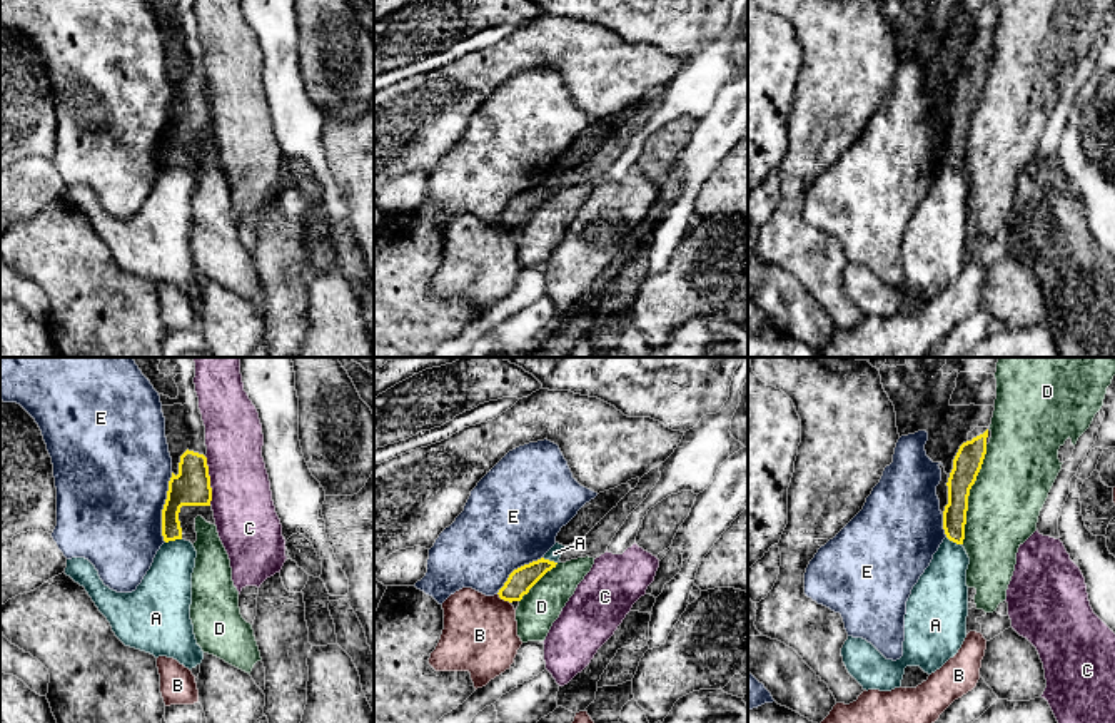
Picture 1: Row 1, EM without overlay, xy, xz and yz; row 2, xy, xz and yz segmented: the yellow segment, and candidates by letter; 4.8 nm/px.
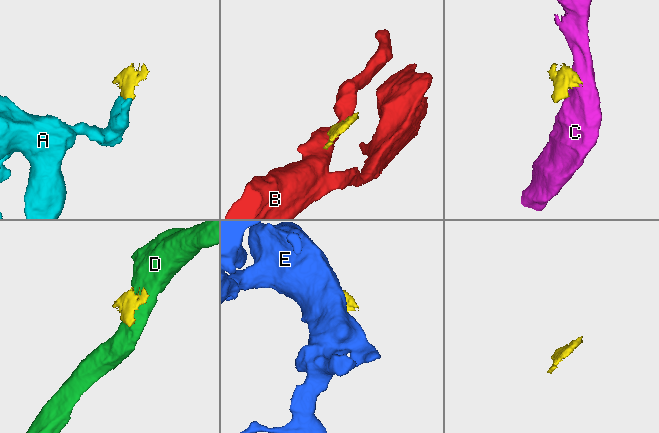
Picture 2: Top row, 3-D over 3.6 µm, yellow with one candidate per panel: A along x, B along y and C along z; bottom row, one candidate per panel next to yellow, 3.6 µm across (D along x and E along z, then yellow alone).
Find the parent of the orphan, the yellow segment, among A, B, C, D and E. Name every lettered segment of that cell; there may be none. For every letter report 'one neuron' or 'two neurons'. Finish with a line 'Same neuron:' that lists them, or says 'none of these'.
A: two neurons
B: two neurons
C: two neurons
D: two neurons
E: two neurons
Same neuron: none of these

